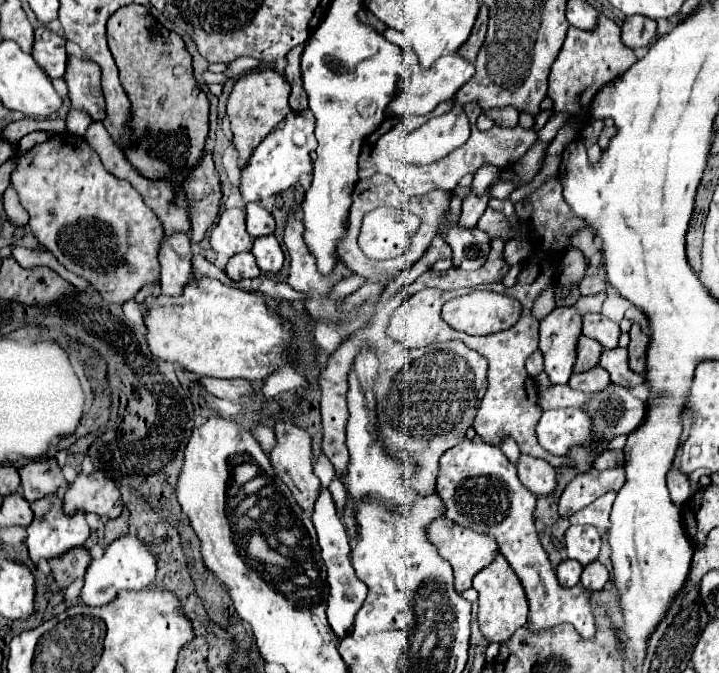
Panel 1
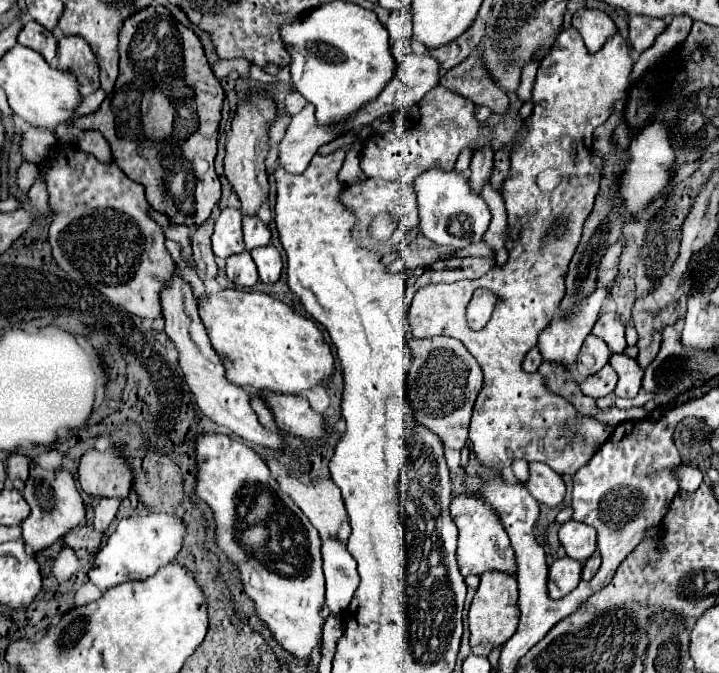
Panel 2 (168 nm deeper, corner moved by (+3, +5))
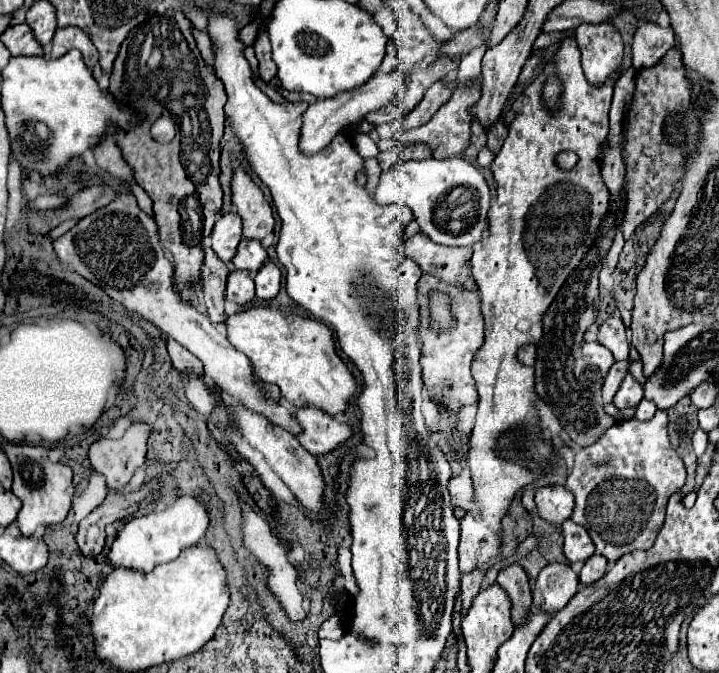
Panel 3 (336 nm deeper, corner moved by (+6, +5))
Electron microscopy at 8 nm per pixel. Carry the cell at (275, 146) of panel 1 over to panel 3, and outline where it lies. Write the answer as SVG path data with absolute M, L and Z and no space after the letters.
M393 70L389 74L379 74L379 76L371 78L369 82L365 82L359 88L353 88L349 92L341 92L341 94L337 94L333 98L325 98L325 100L319 100L319 102L311 104L307 108L307 112L303 114L301 148L307 154L323 150L335 138L335 134L339 134L345 126L357 124L361 118L365 118L365 114L369 114L373 110L379 110L381 106L387 106L403 86L405 86L405 74L399 72L399 70Z

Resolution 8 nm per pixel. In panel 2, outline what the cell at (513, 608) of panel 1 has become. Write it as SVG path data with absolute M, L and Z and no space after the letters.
M508 572L480 574L480 586L476 590L476 596L474 596L470 612L468 612L472 652L480 654L480 656L488 656L492 648L504 644L504 640L508 640L508 636L512 636L516 632L518 622L520 622L518 584L516 584L514 574L508 574Z

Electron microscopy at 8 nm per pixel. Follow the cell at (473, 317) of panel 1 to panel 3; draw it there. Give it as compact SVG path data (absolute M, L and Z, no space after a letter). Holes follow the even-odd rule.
M423 273L418 284L417 299L420 305L419 336L423 342L421 352L421 368L423 368L423 380L429 390L429 394L443 406L443 410L449 410L447 398L453 396L459 406L469 406L477 398L475 380L471 376L471 362L479 346L483 344L485 323L481 313L479 290L467 290L456 285L446 284L430 274ZM432 291L447 293L451 297L451 312L455 318L455 326L449 330L433 330L431 328L431 316L429 311L428 294Z

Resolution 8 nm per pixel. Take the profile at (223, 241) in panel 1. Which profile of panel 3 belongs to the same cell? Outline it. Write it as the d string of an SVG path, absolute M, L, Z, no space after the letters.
M235 212L223 214L217 218L213 234L211 234L211 242L213 242L213 250L215 254L231 266L231 260L237 252L237 246L241 242L241 218Z

